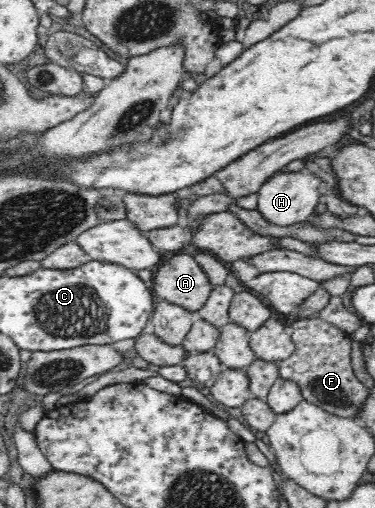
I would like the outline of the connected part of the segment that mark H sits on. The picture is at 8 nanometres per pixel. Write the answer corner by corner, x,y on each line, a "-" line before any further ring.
282,168
274,172
258,190
257,209
271,222
278,226
288,226
306,221
315,212
320,190
318,186
323,180
309,168
298,171
284,171

